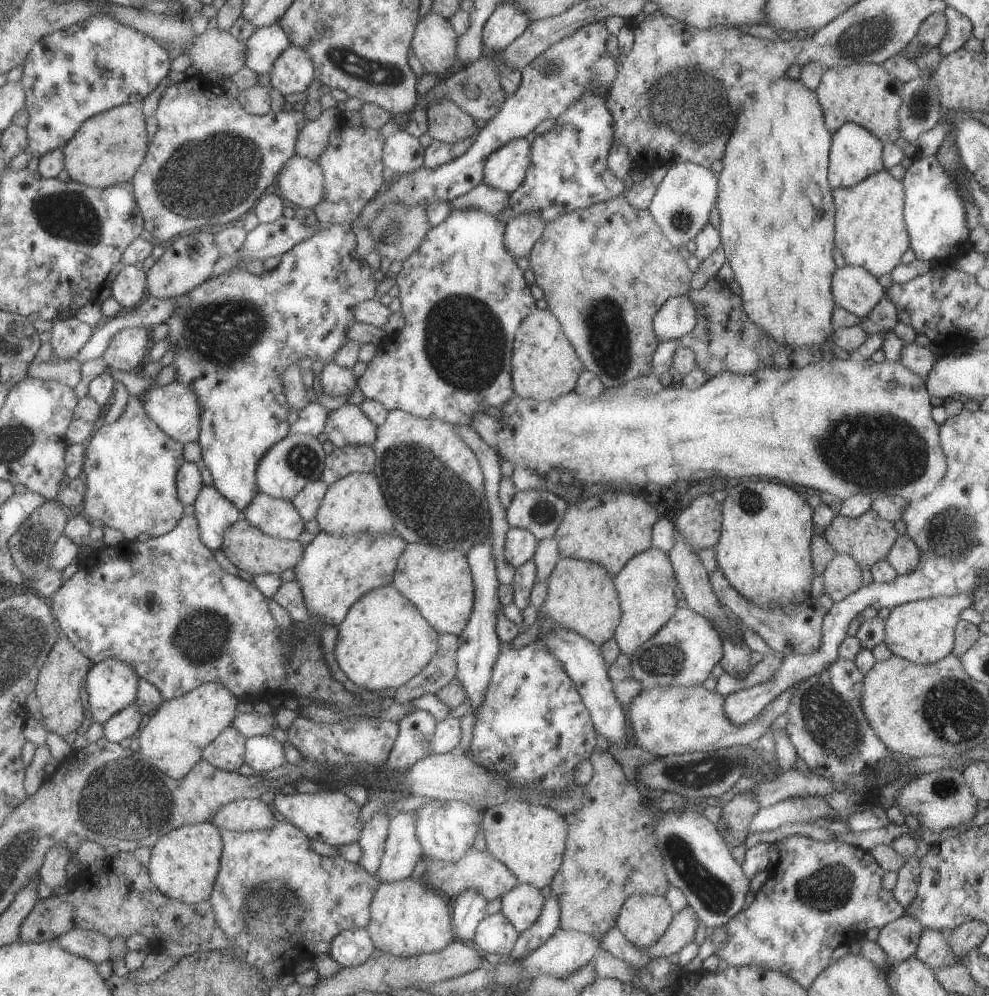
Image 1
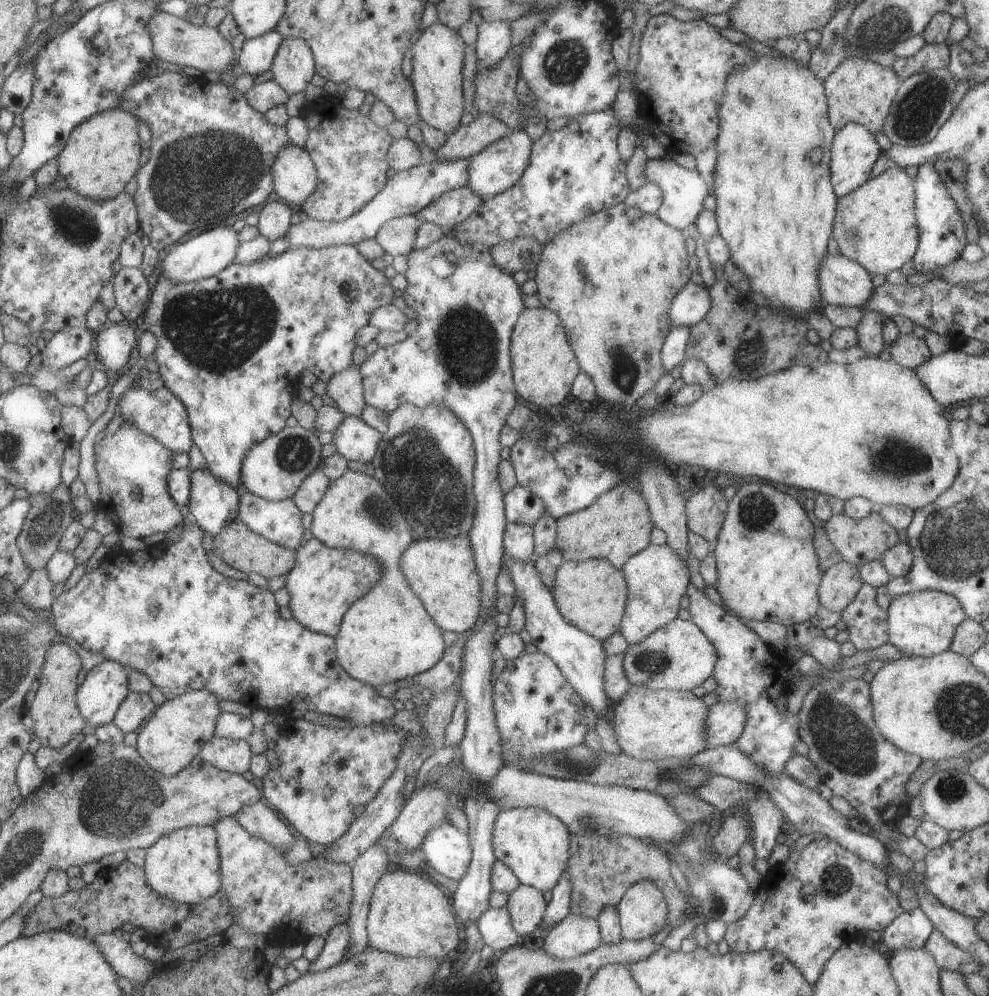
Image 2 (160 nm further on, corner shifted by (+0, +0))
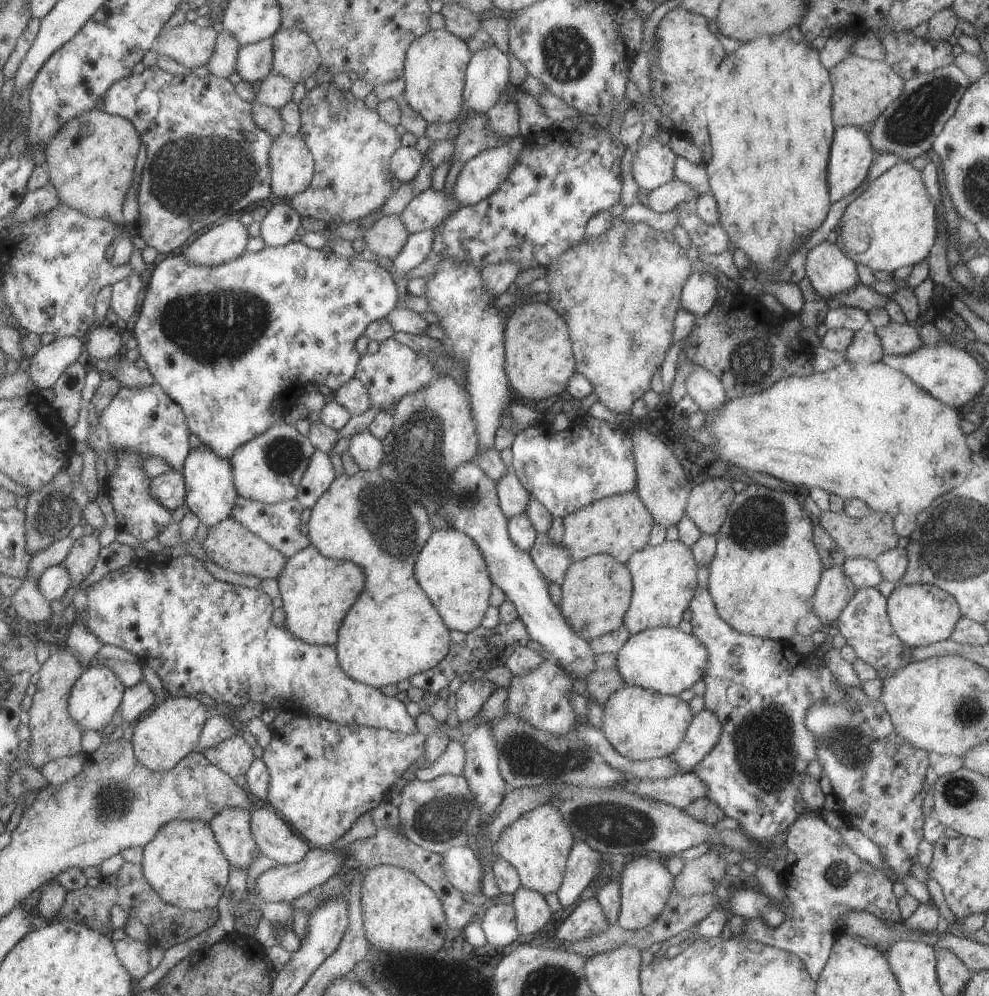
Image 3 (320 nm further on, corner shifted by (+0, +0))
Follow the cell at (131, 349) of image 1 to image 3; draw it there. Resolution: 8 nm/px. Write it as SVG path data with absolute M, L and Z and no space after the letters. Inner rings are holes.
M95 326L83 340L84 349L92 360L111 358L121 350L121 336L114 326Z

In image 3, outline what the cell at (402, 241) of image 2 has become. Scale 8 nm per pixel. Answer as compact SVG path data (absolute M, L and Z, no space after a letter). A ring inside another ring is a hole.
M383 215L362 236L366 244L365 254L392 259L402 249L408 236L400 216Z

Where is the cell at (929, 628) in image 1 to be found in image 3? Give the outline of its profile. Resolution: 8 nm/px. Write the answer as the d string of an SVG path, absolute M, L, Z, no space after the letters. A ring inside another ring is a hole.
M925 583L895 585L886 598L886 613L896 637L913 648L949 639L955 623L961 617L953 596L938 586Z

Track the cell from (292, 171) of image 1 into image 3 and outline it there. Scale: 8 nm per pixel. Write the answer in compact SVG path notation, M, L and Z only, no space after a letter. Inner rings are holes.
M278 134L268 150L270 187L277 198L286 200L303 192L314 171L314 160L305 141L297 135Z

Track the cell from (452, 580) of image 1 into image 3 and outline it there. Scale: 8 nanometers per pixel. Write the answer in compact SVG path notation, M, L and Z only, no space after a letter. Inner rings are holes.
M451 527L433 529L416 554L414 577L449 630L466 633L480 625L493 584L481 551L469 536Z

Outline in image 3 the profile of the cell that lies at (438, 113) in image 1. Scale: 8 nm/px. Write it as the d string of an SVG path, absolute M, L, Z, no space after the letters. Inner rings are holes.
M429 29L418 36L404 54L402 76L404 92L400 98L428 124L451 122L460 111L465 67L471 51L465 41L443 29Z

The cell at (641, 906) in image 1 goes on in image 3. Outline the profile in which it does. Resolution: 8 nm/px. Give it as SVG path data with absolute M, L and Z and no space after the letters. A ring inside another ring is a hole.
M639 855L624 864L619 882L620 907L617 923L622 929L636 931L651 924L662 913L674 885L674 876L659 862L657 855Z

